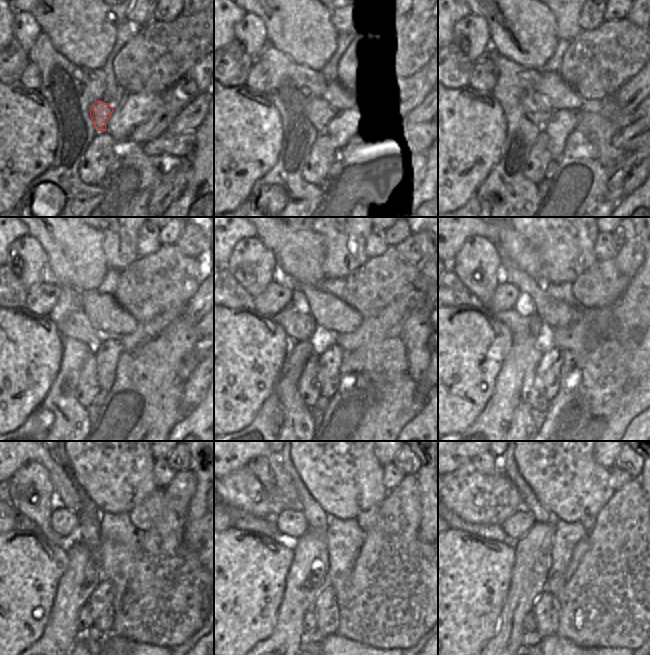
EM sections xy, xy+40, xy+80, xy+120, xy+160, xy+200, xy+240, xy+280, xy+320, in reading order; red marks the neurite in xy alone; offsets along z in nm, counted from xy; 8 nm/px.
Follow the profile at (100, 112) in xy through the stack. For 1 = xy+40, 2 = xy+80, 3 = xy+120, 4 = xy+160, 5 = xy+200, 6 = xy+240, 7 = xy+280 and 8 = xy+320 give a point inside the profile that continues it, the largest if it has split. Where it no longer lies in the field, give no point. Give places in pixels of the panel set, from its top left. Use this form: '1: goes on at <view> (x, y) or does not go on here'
1: goes on at xy+40 (320, 113)
2: goes on at xy+80 (536, 108)
3: goes on at xy+120 (77, 325)
4: goes on at xy+160 (298, 326)
5: goes on at xy+200 (520, 326)
6: goes on at xy+240 (29, 491)
7: goes on at xy+280 (259, 466)
8: goes on at xy+320 (484, 463)

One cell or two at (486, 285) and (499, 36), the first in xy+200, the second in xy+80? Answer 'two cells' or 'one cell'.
two cells

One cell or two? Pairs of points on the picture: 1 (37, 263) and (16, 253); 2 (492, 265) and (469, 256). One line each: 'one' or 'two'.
1: one
2: one

